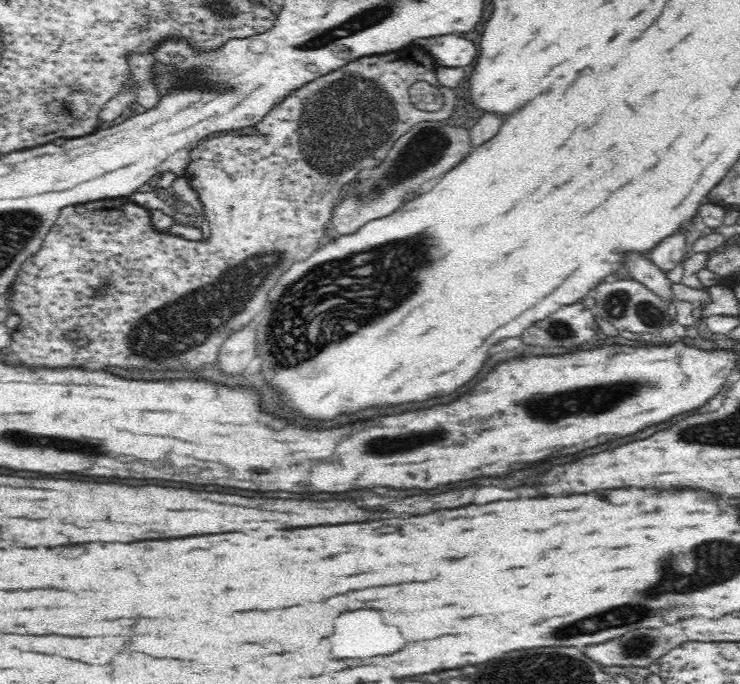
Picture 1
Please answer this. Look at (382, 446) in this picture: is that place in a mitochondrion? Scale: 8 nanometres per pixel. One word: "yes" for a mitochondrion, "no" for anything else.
yes

